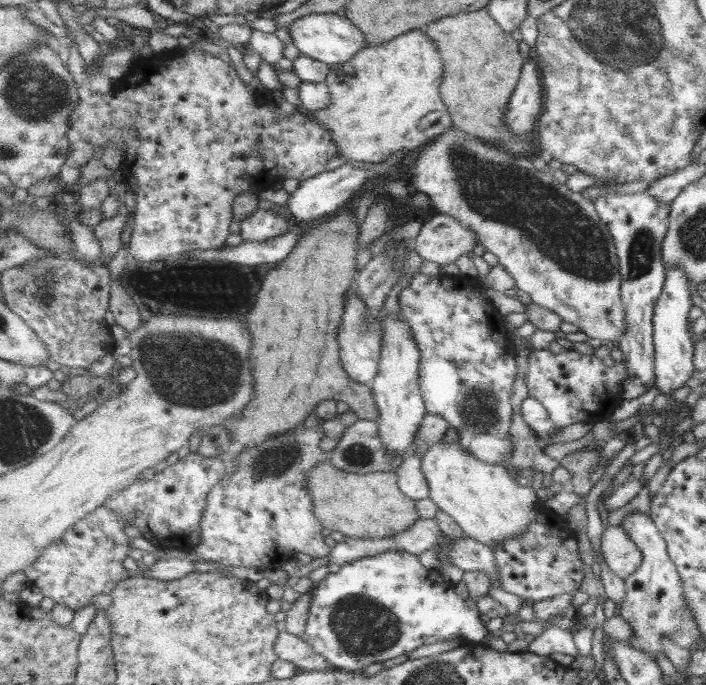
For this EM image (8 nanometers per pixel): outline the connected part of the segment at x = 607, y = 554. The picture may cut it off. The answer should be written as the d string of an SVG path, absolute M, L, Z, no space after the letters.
M624 521L619 525L607 524L601 535L601 552L611 570L626 580L643 565L644 553L624 529Z

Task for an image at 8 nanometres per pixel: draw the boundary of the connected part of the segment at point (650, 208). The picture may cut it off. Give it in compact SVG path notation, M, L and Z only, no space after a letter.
M647 190L636 194L618 194L611 191L594 200L600 217L608 224L616 240L620 274L622 275L621 296L625 303L628 321L625 335L617 343L628 366L628 379L624 380L625 400L635 400L656 386L656 344L654 336L654 314L656 302L664 292L668 268L664 264L663 242L669 231L672 207L661 203Z

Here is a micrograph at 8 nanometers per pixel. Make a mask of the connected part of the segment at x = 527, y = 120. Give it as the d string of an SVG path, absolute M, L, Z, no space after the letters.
M530 58L524 63L521 79L510 97L505 122L514 135L529 135L542 115L543 82L537 65L538 62Z

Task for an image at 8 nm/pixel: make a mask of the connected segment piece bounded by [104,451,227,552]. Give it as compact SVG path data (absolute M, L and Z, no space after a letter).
M196 451L151 480L137 479L137 483L113 494L104 505L117 512L132 533L143 536L151 545L189 552L202 541L201 525L208 508L209 493L225 476L225 464L219 456L206 457Z

